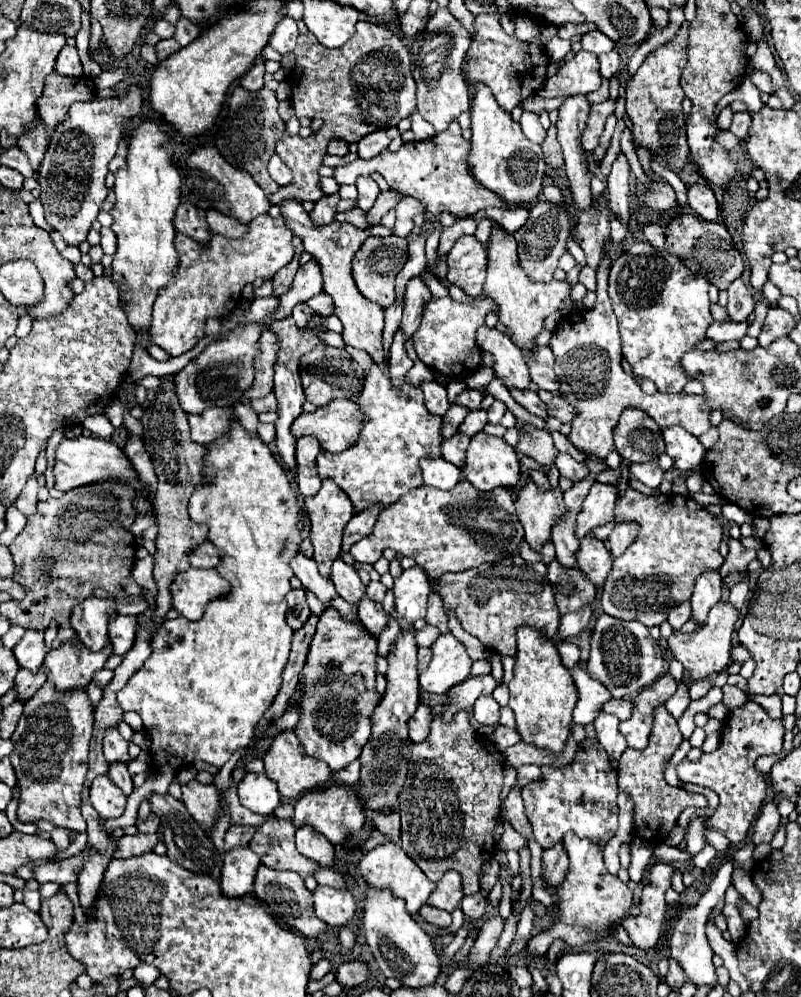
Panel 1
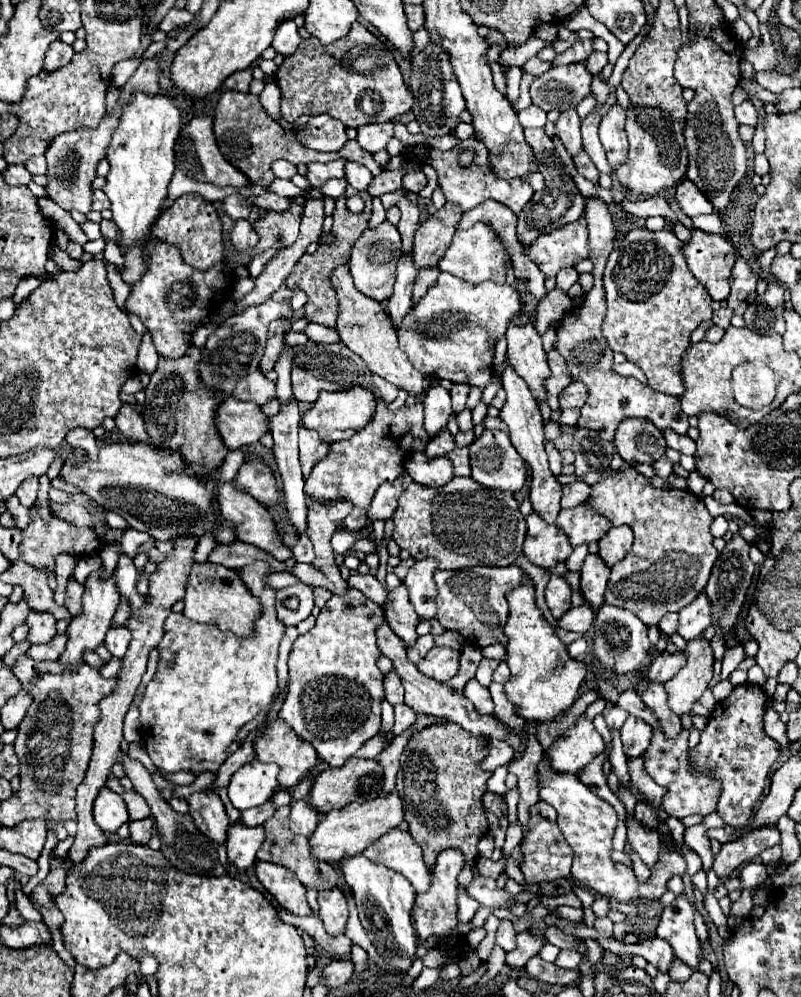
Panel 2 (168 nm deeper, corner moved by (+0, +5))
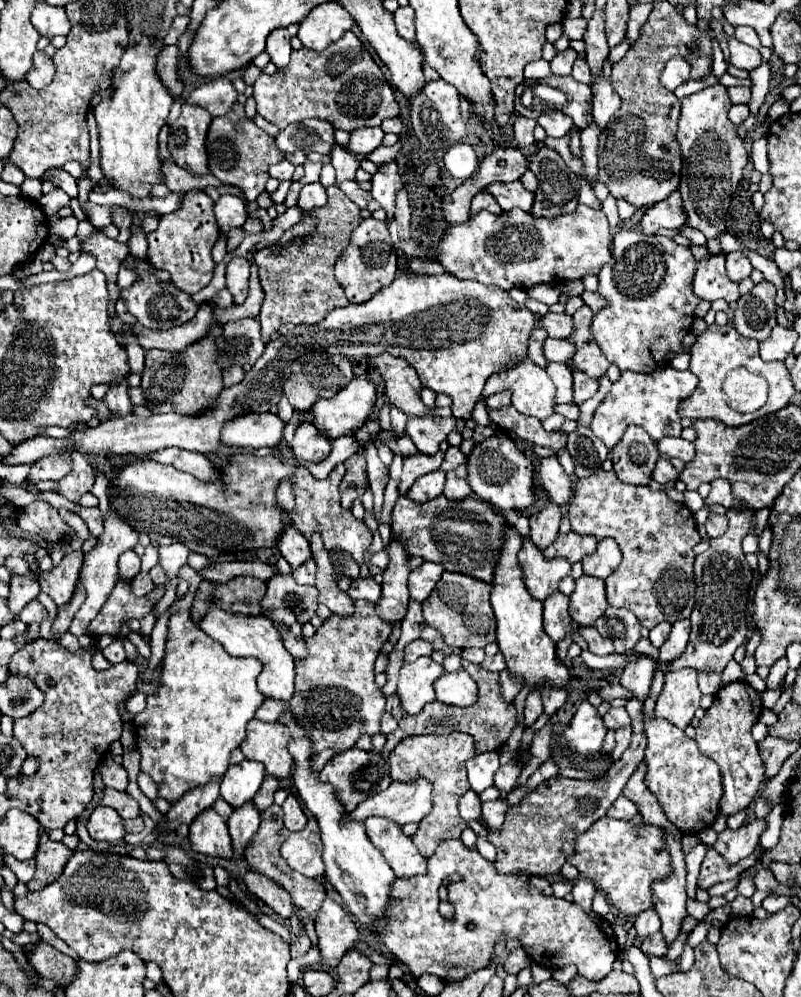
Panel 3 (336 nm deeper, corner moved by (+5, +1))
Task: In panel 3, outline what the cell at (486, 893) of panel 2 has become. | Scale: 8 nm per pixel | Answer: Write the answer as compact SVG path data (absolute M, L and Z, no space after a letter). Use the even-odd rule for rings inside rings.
M449 839L443 841L435 855L429 859L427 873L417 877L417 879L397 879L393 887L393 907L389 909L389 923L381 925L377 929L379 933L379 943L383 945L383 951L389 953L393 959L399 963L405 963L409 971L415 977L421 977L423 973L431 973L441 977L443 981L461 981L463 977L471 975L477 969L487 967L495 941L501 933L505 933L509 939L517 937L523 947L527 949L529 957L549 969L559 969L565 965L577 965L579 975L583 975L589 981L601 981L607 977L613 969L613 963L617 959L617 941L611 925L599 917L593 911L583 911L579 905L569 903L565 899L557 897L545 897L543 891L533 889L527 885L525 875L499 875L495 873L493 863L483 859L477 851L467 849L461 839ZM459 873L463 879L463 889L461 891L449 891L451 893L451 903L455 905L455 919L445 919L439 913L439 887L441 883L453 875Z

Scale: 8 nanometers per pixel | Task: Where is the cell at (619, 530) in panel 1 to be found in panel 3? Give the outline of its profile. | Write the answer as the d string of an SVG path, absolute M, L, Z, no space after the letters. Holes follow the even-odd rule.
M603 539L593 555L587 555L583 561L583 573L599 577L599 579L607 579L615 567L621 563L621 549L615 543L615 539Z

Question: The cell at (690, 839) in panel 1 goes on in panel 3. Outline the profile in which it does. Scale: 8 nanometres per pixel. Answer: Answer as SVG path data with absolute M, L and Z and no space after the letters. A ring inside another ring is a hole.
M643 717L643 723L647 735L647 789L657 797L663 813L673 825L677 825L685 835L697 835L719 815L719 799L723 793L721 771L715 761L701 755L695 739L689 739L673 723L657 717Z

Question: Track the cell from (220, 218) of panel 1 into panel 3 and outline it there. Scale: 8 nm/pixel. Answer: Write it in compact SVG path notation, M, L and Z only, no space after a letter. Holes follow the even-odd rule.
M231 257L231 261L227 263L227 289L231 291L235 305L241 305L247 299L249 259Z

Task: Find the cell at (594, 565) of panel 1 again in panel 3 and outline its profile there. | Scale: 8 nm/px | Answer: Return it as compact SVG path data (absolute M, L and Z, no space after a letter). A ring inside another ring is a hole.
M581 575L575 581L575 591L569 595L569 599L571 599L571 605L569 605L571 617L579 625L589 627L595 623L597 617L603 615L603 611L607 607L605 583L597 577Z

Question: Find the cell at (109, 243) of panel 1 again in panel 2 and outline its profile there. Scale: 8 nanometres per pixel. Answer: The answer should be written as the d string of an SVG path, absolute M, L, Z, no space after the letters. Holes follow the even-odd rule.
M106 243L104 259L112 261L116 267L122 267L122 263L124 263L124 259L122 259L122 251L120 251L120 249L118 249L118 245L114 245L114 243Z

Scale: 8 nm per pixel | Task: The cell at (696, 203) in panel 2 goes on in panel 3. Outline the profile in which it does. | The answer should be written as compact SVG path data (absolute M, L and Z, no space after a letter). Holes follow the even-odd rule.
M673 191L665 201L649 207L641 219L641 231L645 235L653 235L659 227L681 229L687 223L687 213L683 209L681 193Z

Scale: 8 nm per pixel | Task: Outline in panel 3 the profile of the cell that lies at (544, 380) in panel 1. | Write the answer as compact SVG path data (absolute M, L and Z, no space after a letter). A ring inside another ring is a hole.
M547 363L547 373L553 379L557 387L555 403L571 403L573 399L573 379L571 379L571 367L565 363Z

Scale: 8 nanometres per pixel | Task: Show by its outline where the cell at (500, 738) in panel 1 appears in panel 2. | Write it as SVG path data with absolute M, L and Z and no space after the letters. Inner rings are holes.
M496 739L496 741L490 741L490 753L486 755L486 759L480 761L480 767L484 771L492 773L496 767L506 765L508 761L512 761L512 757L514 757L514 751L510 749L510 745Z

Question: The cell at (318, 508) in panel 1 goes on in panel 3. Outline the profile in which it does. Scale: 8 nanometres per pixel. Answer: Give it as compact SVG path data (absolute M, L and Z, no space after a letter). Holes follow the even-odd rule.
M315 531L311 535L309 544L312 554L316 554L317 581L315 581L315 587L319 589L319 603L325 603L337 615L343 615L343 617L351 615L353 613L353 601L347 593L343 593L337 587L329 553L321 541L321 533Z

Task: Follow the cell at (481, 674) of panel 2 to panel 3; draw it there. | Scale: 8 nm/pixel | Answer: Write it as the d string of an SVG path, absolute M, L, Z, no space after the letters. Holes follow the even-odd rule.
M497 653L497 655L493 655L493 657L485 657L485 661L481 663L481 667L483 667L483 669L487 669L487 671L495 671L495 673L503 671L503 669L505 669L503 655L501 655L501 653Z

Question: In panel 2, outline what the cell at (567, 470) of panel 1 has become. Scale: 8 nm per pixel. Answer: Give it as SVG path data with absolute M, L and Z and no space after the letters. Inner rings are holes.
M561 425L561 435L552 441L557 450L562 453L562 457L564 457L564 463L572 463L572 461L574 461L574 453L572 452L572 439L577 427L578 425Z

